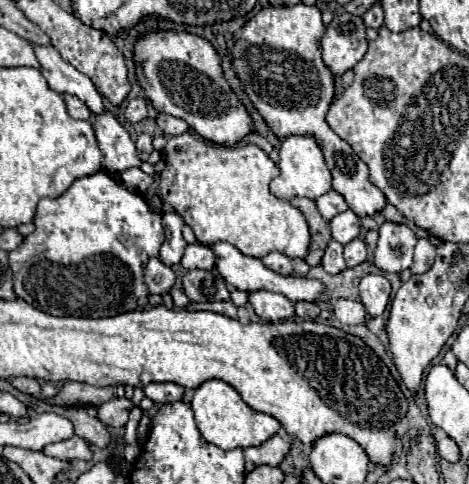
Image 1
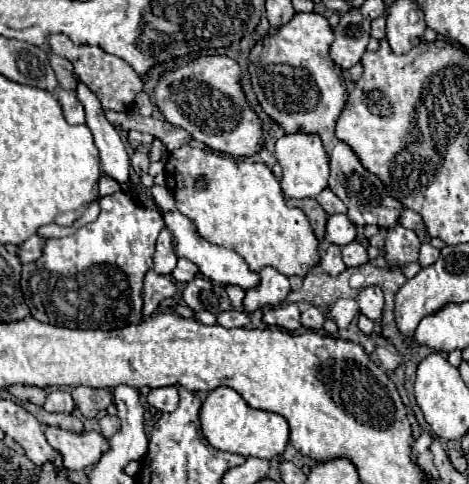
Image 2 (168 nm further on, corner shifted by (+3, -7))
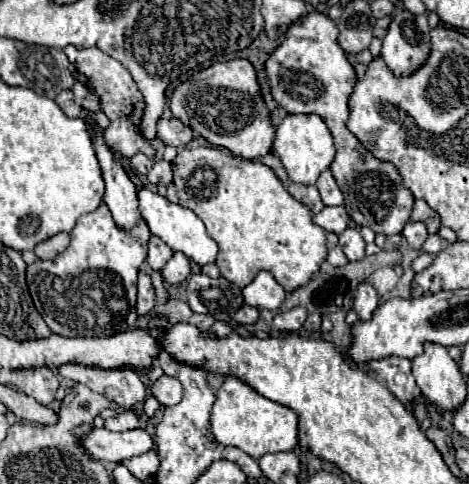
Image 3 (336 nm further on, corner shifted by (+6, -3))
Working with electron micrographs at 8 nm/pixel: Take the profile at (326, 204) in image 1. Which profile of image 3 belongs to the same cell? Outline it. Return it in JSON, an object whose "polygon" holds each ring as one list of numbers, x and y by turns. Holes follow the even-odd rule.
{"polygon":[[326,169,326,171,318,177,316,187,318,187,318,191,320,191,320,197,322,197,322,203,324,203,324,205,342,205,342,203,344,203,342,191,338,189,334,177,330,175,330,169]]}

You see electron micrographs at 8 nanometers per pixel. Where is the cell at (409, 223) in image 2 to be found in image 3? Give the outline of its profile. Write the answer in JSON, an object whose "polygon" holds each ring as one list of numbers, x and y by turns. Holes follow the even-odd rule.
{"polygon":[[418,199,418,201,414,201,414,207,412,207,412,215,410,215,410,221,420,221,420,223,426,223,428,227,430,227,430,231,438,231,440,229,440,219,438,219,438,215,428,207,428,203,426,201,422,201,422,199]]}

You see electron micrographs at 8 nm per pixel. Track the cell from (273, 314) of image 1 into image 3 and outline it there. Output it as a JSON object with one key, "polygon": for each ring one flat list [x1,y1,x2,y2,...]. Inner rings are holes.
{"polygon":[[292,307,290,311,276,315,272,321,272,327,282,333,294,333,302,327,302,323,306,321,306,315,308,315,308,311,304,307]]}

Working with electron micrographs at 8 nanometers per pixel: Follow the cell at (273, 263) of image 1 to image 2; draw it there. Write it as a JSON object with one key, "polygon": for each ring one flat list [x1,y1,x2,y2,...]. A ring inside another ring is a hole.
{"polygon":[[265,267,259,271,259,285,253,287,253,295,249,295,249,289,247,289,247,295,243,299,243,309,253,313,255,309,261,309,261,307,277,307,285,301,285,297,289,295,289,279,285,275,281,275,277,269,273,267]]}

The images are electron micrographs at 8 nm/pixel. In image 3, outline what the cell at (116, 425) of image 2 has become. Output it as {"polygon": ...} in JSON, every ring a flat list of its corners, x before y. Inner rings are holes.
{"polygon":[[120,411,116,417,110,417,104,421,104,427,108,431,130,431,140,425,138,415,134,411]]}

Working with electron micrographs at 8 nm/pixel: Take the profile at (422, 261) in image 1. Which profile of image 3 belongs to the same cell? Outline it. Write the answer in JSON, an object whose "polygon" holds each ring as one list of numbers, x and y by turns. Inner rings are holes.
{"polygon":[[430,235,430,237,424,241,424,245,422,245,422,253,432,253,432,255,436,255,436,253,440,253,446,245,448,245,448,241,440,239,438,235]]}

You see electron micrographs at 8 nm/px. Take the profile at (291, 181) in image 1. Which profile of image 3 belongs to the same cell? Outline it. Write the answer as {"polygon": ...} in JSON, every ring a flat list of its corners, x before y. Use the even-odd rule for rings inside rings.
{"polygon":[[288,115,278,127,272,151,280,157,288,179,298,185,314,185,322,171,326,171,334,159,334,143,326,123,318,115]]}

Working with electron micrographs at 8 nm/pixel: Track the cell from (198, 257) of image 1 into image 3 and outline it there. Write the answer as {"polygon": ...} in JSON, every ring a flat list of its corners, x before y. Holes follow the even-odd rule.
{"polygon":[[174,253,174,257,162,269,162,275,170,285,180,285,190,277,190,273,192,273,190,261,182,253]]}

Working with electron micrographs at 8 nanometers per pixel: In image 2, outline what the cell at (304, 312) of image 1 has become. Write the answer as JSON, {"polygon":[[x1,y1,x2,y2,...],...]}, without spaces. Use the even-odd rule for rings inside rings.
{"polygon":[[309,305,309,307,301,313,301,323,303,323,305,329,319,331,319,329,323,329,323,321,325,321,325,315,323,315,317,307,313,307,313,305]]}

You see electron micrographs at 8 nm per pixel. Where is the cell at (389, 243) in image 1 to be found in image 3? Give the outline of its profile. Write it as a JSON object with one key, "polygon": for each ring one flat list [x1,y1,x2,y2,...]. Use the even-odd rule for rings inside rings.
{"polygon":[[406,223,406,227,402,229,402,237,406,239,408,247,412,247,412,249,418,251,422,247,424,239,428,237,426,225,424,223]]}

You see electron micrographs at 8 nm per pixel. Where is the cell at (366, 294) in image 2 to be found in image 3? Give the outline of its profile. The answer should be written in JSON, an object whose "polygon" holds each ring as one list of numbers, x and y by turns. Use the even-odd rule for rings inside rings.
{"polygon":[[366,281,366,283,362,283,360,289,358,289,358,295,356,295,356,299,354,299,354,311,358,313,358,317,360,317,362,321,368,321,368,319,372,319,376,307,378,307,378,293,376,293,376,289]]}

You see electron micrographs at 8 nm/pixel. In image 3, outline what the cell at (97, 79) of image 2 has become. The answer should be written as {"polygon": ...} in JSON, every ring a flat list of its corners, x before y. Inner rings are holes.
{"polygon":[[68,45,68,47,64,47,62,51,66,53,68,61,76,67,76,71,90,81,90,85,94,87,96,95,98,95,100,101,102,101,102,111,104,111,106,117,110,119,110,127,104,131,106,143,108,143,116,153,120,153,120,155,124,155,124,157,132,157,132,155,136,155,136,153,146,153,148,157,154,157,156,151,150,147,150,143,144,139,144,135,142,135,142,131,140,131,140,121,142,121,146,103,144,103,144,97,142,97,142,93,138,91,132,75,128,73,128,69,126,69,120,61,116,61,116,59,112,59,110,55,102,53,98,47,76,49,76,47]]}

